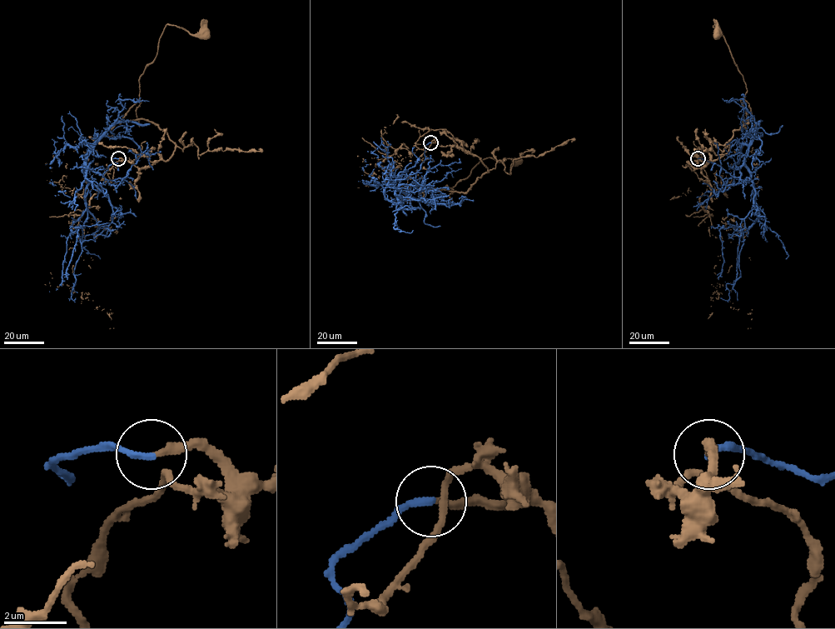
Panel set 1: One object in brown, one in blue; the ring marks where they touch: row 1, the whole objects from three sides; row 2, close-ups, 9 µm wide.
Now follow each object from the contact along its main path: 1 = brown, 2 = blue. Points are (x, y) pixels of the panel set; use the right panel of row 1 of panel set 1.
1: (698, 158), (698, 152), (701, 160), (715, 160), (733, 132), (748, 122), (745, 82), (718, 24), (716, 35)
2: (698, 158), (733, 177), (743, 165), (753, 184), (757, 220), (743, 232), (741, 276), (720, 298)

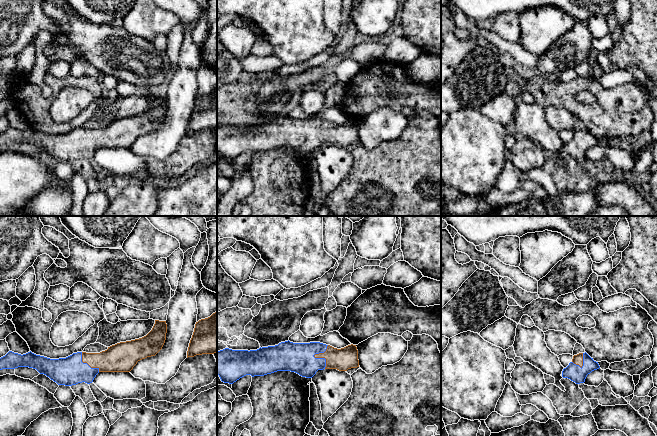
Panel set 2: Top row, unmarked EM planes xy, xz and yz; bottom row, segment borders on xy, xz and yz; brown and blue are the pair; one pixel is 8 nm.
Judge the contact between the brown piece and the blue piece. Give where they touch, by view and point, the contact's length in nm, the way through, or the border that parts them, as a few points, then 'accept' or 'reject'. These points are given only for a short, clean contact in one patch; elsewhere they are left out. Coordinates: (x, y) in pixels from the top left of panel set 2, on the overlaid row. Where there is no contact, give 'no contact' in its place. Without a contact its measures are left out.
xz (316, 357) | 190 nm | reject

